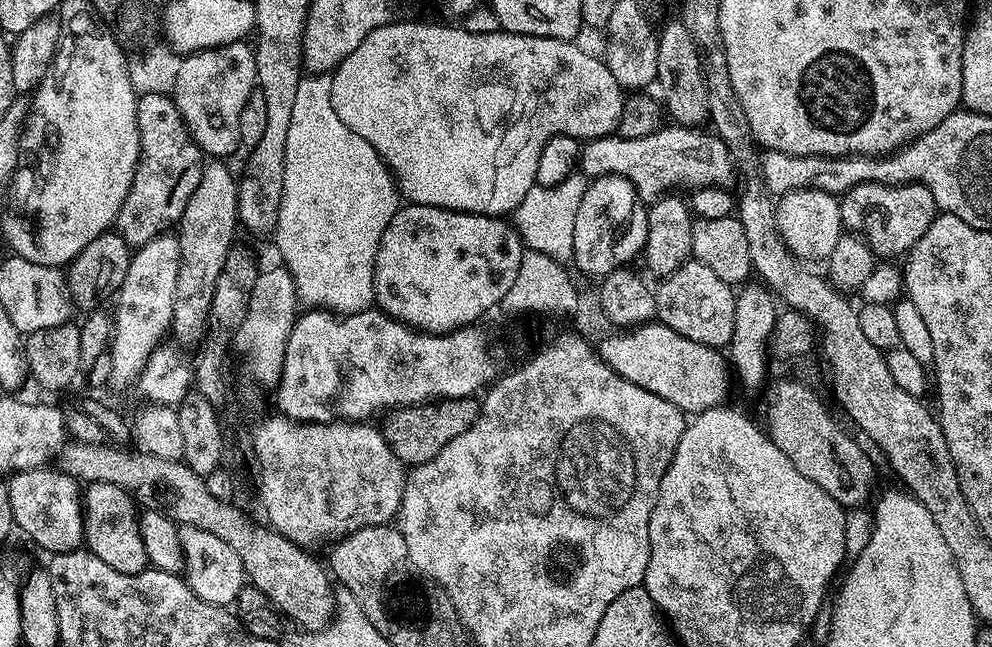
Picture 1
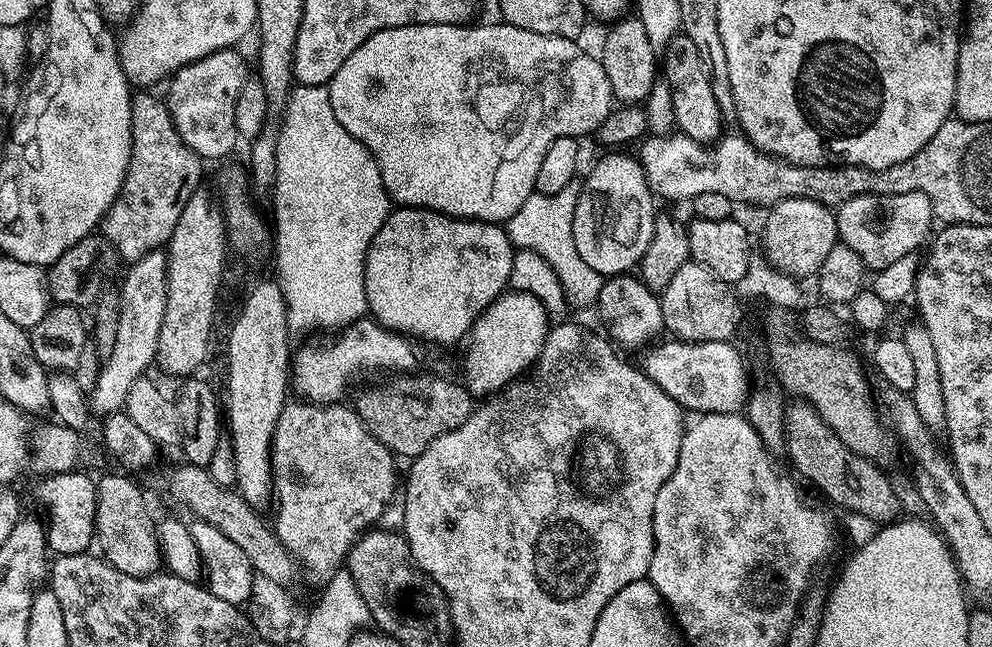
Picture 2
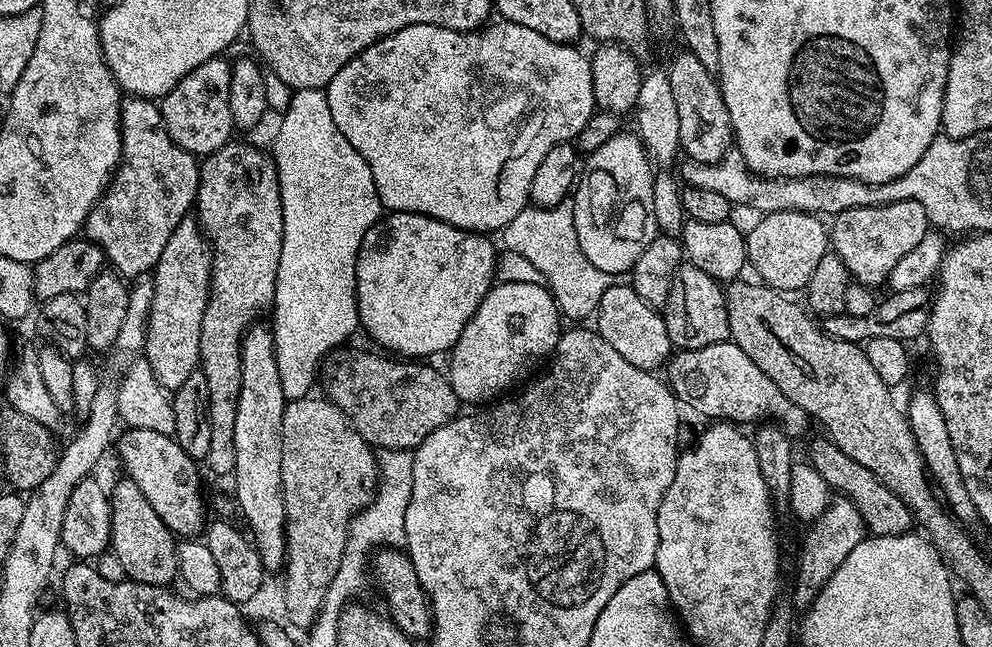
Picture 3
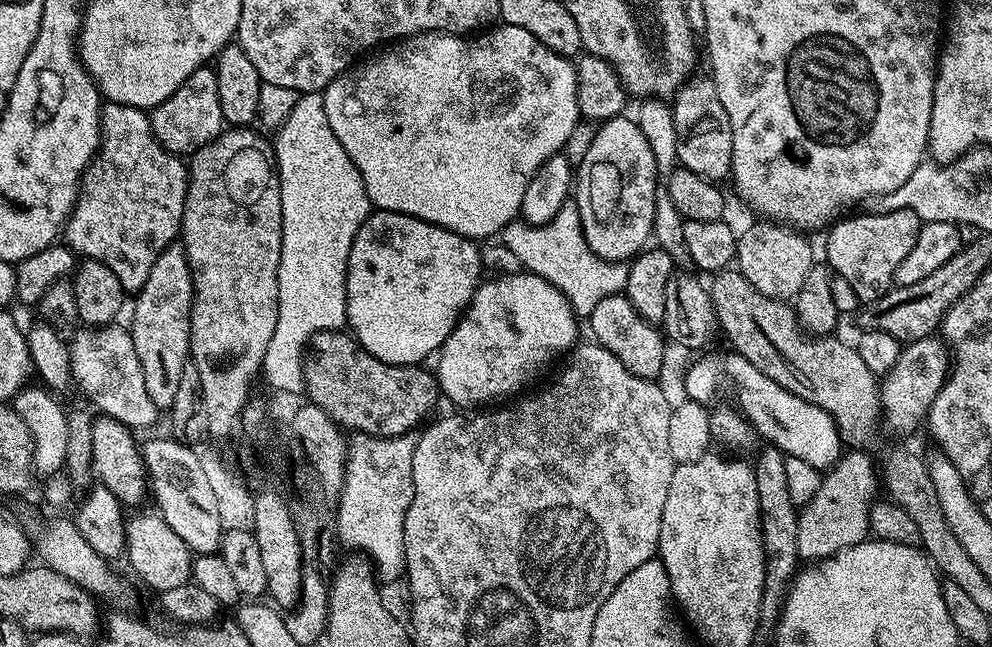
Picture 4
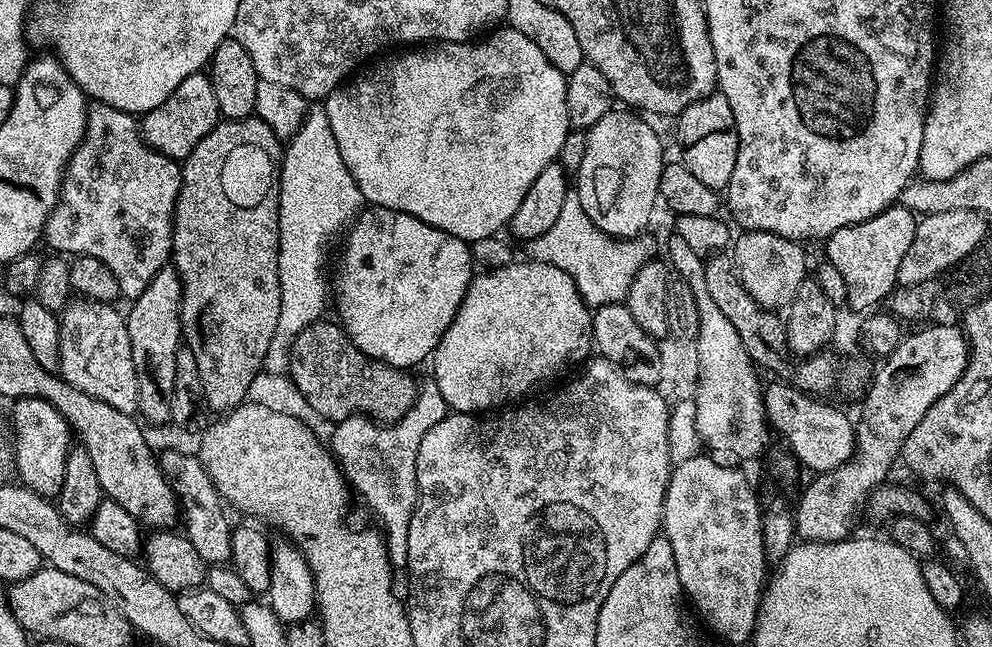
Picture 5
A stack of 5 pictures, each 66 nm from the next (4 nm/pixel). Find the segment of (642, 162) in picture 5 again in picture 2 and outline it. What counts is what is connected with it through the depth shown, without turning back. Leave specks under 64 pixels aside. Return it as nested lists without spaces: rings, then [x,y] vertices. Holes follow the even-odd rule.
[[[608,156],[594,165],[592,173],[580,184],[578,206],[574,206],[574,250],[578,250],[582,262],[586,262],[590,270],[598,270],[598,274],[605,278],[631,273],[646,254],[646,246],[650,246],[650,238],[654,234],[658,209],[652,203],[652,191],[637,159]]]

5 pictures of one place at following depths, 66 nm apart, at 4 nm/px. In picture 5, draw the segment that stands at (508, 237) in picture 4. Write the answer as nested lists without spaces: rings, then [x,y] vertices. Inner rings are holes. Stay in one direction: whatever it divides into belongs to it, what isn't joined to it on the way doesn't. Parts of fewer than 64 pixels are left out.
[[[574,190],[566,194],[566,203],[554,226],[550,226],[546,234],[527,241],[526,248],[531,259],[558,266],[558,270],[566,270],[566,274],[574,278],[584,303],[593,310],[627,301],[634,274],[638,274],[638,270],[642,270],[642,266],[657,255],[656,244],[648,234],[617,238],[598,230],[598,226],[590,222],[590,214],[582,210],[582,202]]]

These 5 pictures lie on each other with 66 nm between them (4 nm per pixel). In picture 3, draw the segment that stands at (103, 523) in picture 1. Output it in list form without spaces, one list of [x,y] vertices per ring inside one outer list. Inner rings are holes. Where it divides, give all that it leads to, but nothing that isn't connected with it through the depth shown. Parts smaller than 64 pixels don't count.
[[[121,478],[113,488],[110,488],[112,502],[112,543],[110,552],[116,555],[116,560],[125,568],[127,579],[136,580],[140,584],[171,585],[178,576],[176,567],[177,537],[154,514],[154,506],[146,502],[142,490],[130,479]]]

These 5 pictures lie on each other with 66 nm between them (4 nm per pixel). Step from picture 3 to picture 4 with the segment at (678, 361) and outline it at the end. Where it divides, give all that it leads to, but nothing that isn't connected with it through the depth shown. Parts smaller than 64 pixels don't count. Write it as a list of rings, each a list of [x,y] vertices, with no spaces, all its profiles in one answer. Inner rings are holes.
[[[728,350],[728,353],[712,352],[701,360],[700,357],[693,359],[686,374],[688,399],[705,406],[711,405],[711,400],[719,394],[724,380],[732,380],[736,400],[740,403],[736,403],[739,411],[755,429],[757,437],[765,436],[769,445],[794,458],[802,458],[819,470],[828,470],[839,460],[842,441],[831,414],[822,410],[822,406],[778,386],[774,378],[766,378],[762,370],[750,366],[750,362],[746,362],[746,358],[742,358],[734,350]]]

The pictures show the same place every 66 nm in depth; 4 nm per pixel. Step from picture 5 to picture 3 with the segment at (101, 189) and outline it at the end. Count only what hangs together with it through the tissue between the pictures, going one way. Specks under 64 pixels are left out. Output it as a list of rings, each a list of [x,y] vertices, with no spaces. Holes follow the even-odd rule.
[[[128,96],[120,101],[120,155],[122,162],[117,164],[114,175],[109,179],[108,187],[104,189],[104,193],[100,196],[100,201],[90,210],[90,214],[86,218],[82,232],[87,239],[97,244],[104,252],[105,261],[115,269],[121,277],[144,278],[155,269],[158,258],[162,258],[162,249],[166,247],[166,242],[170,242],[170,234],[174,234],[174,230],[178,226],[178,222],[182,222],[184,216],[189,215],[193,211],[196,203],[196,191],[200,185],[200,164],[197,157],[191,152],[182,150],[182,146],[178,146],[170,138],[170,134],[166,130],[166,126],[162,122],[162,114],[160,113],[160,105],[155,99],[147,96]]]

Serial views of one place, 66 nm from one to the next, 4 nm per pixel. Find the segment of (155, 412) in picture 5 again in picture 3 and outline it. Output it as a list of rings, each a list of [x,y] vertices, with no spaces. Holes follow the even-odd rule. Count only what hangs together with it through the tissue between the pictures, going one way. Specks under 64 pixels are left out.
[[[191,215],[184,216],[182,222],[170,234],[170,242],[162,249],[162,258],[158,258],[151,273],[154,298],[148,315],[148,329],[144,343],[143,359],[147,360],[150,370],[154,370],[154,378],[158,378],[165,390],[174,390],[186,382],[191,372],[197,371],[200,362],[200,339],[202,338],[202,316],[206,314],[208,291],[212,285],[212,254],[210,245],[200,225]]]

